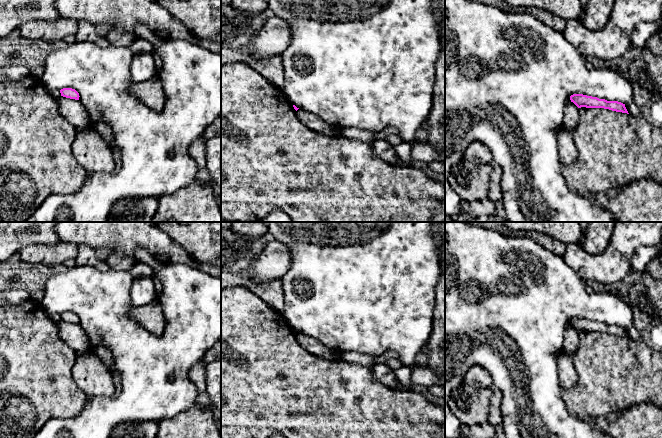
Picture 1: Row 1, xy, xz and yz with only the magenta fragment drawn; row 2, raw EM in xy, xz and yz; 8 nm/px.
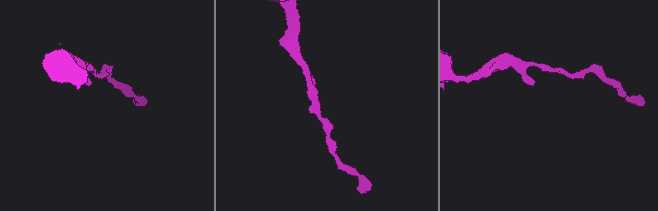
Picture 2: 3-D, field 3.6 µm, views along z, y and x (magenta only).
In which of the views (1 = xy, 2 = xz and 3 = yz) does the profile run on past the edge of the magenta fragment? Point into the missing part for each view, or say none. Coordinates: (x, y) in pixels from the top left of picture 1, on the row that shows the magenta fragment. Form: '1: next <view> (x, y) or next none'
1: next none
2: next none
3: next none

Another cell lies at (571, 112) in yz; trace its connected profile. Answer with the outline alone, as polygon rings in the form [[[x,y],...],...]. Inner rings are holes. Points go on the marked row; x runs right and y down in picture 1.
[[[569,102],[563,111],[562,128],[573,130],[579,123],[579,108],[573,103]]]

